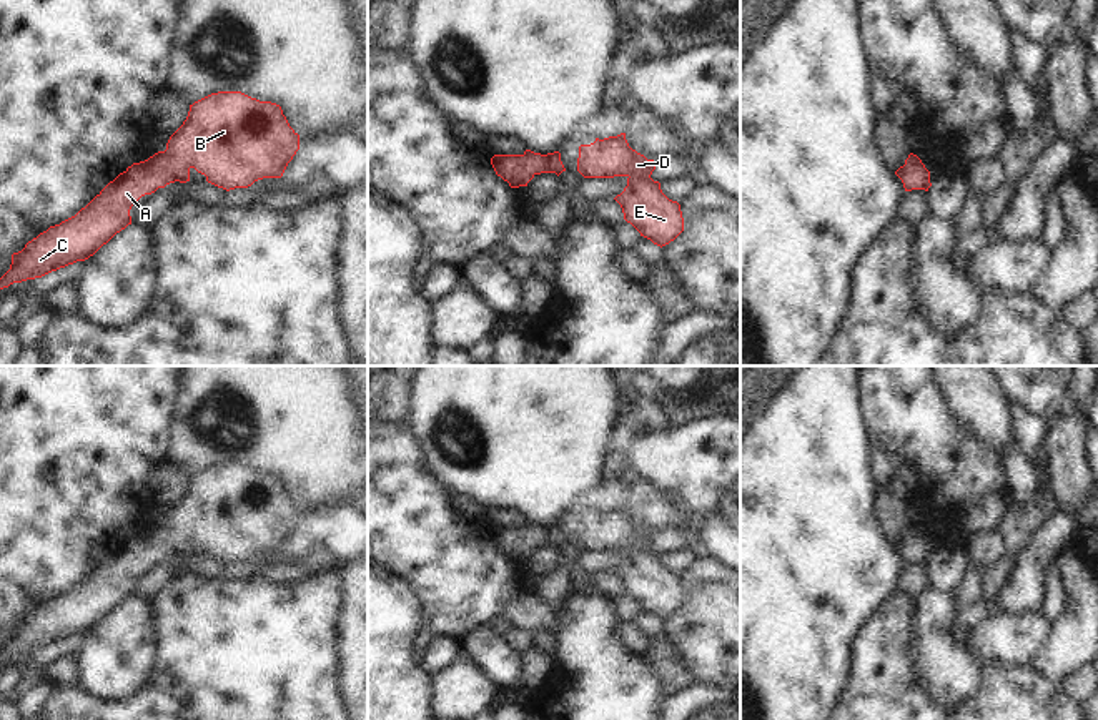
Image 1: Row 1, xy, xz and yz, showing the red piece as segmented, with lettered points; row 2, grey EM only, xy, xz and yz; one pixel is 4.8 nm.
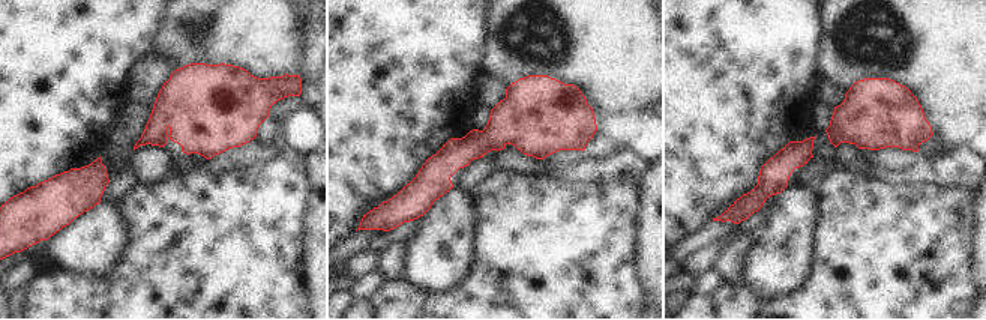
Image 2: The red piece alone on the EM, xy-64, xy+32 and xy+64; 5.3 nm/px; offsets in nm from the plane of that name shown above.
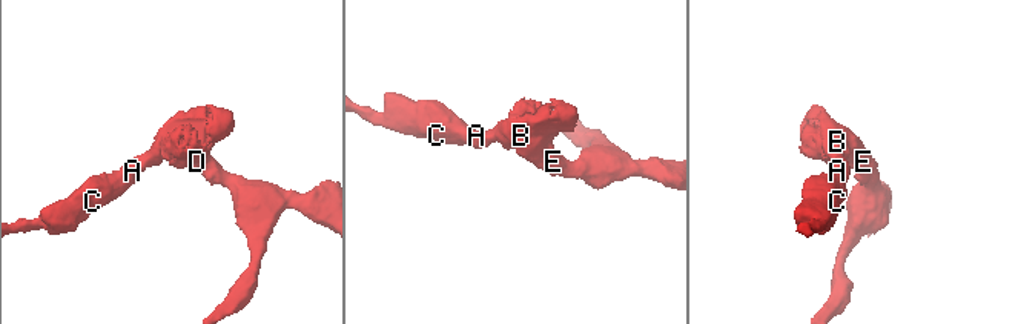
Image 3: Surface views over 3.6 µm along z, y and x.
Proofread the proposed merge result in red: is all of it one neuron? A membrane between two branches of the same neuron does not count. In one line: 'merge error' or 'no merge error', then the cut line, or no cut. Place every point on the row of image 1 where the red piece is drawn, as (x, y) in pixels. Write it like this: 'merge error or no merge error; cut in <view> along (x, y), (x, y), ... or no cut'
no merge error; no cut

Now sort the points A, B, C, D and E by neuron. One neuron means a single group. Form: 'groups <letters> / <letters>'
groups A B C D E

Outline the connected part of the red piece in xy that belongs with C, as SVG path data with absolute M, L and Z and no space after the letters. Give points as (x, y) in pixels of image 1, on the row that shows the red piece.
M241 91L211 93L190 105L186 120L170 136L165 151L128 166L75 216L50 226L22 251L13 253L10 269L0 278L0 289L88 259L131 224L130 210L141 196L175 181L190 181L191 168L205 175L208 183L230 191L248 188L263 178L281 178L298 150L299 135L289 126L279 105L260 101Z

